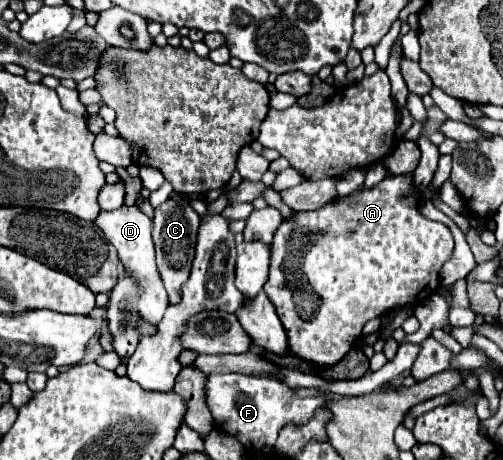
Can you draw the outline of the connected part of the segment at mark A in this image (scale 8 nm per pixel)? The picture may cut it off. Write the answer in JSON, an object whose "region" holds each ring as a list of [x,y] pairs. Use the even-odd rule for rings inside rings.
{"region":[[[388,173],[378,185],[374,185],[370,189],[362,187],[346,197],[336,197],[336,201],[328,201],[328,205],[322,205],[320,209],[314,209],[314,211],[294,211],[292,217],[284,219],[282,225],[276,229],[270,251],[272,251],[270,253],[270,275],[264,285],[264,291],[266,291],[268,299],[274,303],[276,313],[288,333],[288,345],[292,347],[292,353],[318,367],[330,367],[330,365],[338,363],[358,343],[356,339],[362,335],[362,327],[370,319],[380,317],[382,313],[386,313],[388,309],[394,309],[394,307],[404,307],[408,303],[418,305],[420,301],[424,301],[426,297],[430,297],[432,293],[438,291],[440,269],[454,253],[454,237],[452,237],[452,231],[448,229],[448,225],[430,221],[420,213],[420,191],[416,185],[412,185],[412,173],[404,173],[404,175]]]}

